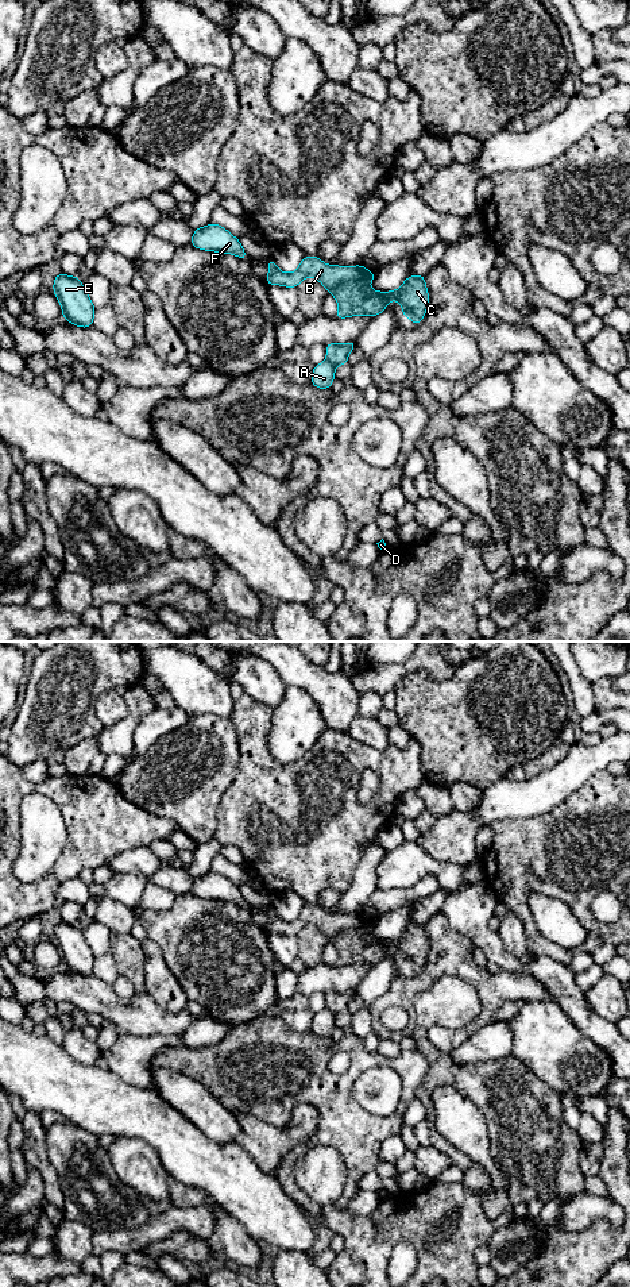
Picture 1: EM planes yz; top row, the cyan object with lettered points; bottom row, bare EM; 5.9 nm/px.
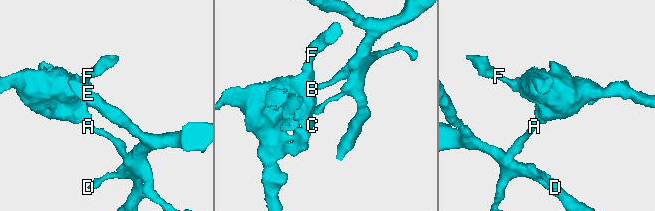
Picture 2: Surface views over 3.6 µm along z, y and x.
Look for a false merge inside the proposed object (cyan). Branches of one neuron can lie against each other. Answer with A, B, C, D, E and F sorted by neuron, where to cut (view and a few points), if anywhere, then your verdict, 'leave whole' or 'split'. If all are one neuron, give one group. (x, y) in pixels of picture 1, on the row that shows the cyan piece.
A D E / B C F | yz (327, 359), (335, 366) | split

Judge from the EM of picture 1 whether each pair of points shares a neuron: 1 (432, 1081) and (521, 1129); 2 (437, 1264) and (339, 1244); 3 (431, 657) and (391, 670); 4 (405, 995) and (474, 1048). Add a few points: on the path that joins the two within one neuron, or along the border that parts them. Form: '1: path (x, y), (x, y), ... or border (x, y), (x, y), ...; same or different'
1: path (453, 1078), (471, 1079), (499, 1108); same
2: border (335, 1233), (344, 1241), (344, 1248), (337, 1255); different
3: path (421, 659), (401, 669); same
4: border (490, 1021), (449, 1054); different

